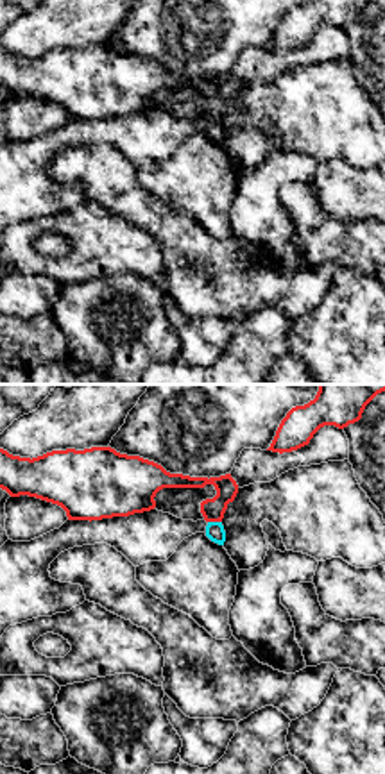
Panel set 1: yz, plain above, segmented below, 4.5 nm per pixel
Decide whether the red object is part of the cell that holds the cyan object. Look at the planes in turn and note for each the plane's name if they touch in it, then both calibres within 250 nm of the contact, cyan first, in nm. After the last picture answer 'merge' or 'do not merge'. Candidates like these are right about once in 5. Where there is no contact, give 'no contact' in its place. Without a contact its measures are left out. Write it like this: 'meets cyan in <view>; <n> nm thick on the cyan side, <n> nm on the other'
meets cyan in yz; 80 nm thick on the cyan side, 100 nm on the other

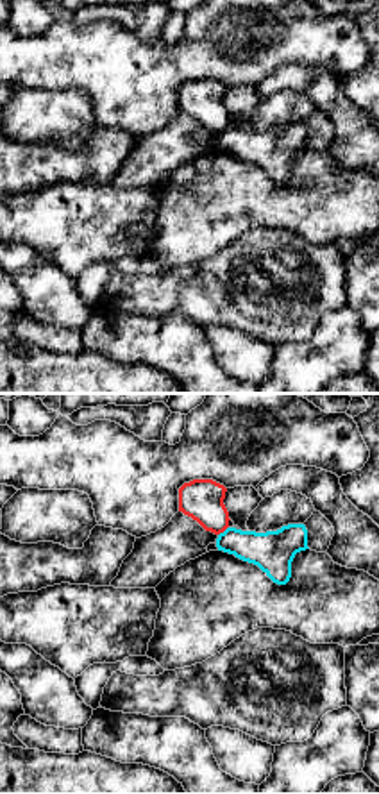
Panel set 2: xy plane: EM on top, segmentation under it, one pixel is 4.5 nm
meets cyan in xy; 190 nm thick on the cyan side, 190 nm on the other

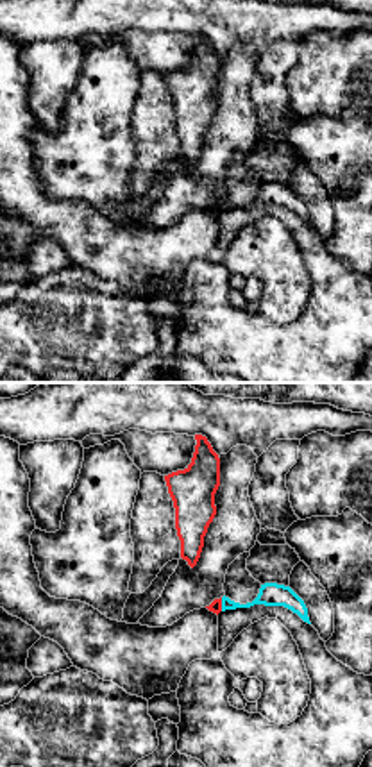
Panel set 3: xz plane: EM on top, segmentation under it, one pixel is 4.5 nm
meets cyan in xz; 110 nm thick on the cyan side, 60 nm on the other

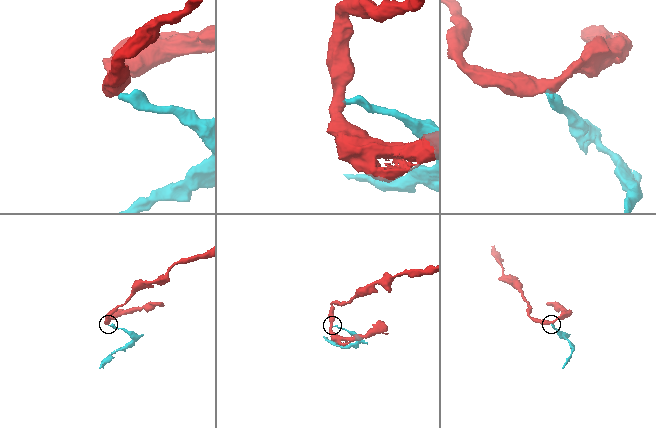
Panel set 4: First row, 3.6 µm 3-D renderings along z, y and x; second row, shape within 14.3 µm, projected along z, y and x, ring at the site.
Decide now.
do not merge

